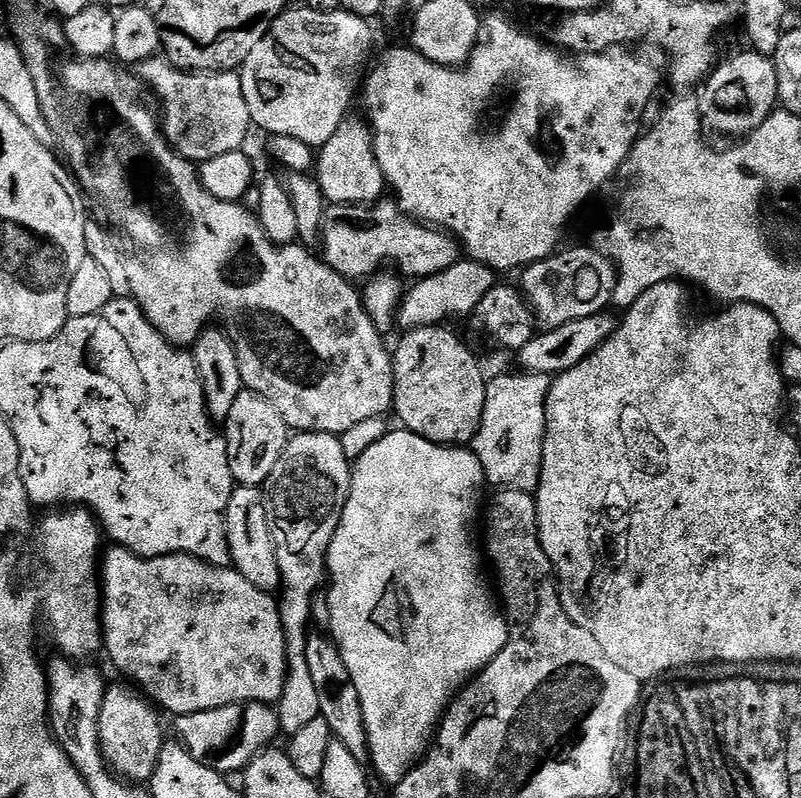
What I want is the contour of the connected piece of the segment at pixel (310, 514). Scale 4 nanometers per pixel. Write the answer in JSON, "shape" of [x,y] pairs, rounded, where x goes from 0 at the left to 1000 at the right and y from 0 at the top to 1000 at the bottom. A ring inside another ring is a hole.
{"shape":[[[376,541],[366,545],[361,550],[360,558],[352,564],[352,574],[347,574],[347,584],[342,584],[342,589],[337,594],[335,605],[332,608],[332,620],[330,624],[330,633],[332,634],[332,644],[337,654],[337,664],[342,674],[342,684],[347,694],[347,709],[350,711],[350,724],[352,728],[352,737],[355,742],[355,752],[348,753],[350,773],[352,774],[352,784],[355,786],[355,797],[357,798],[357,825],[360,826],[360,848],[357,850],[357,860],[355,861],[355,873],[347,878],[347,891],[350,895],[350,916],[358,920],[361,924],[372,920],[372,915],[380,914],[386,905],[401,901],[400,881],[397,880],[397,863],[392,860],[392,850],[387,845],[387,835],[382,832],[382,805],[387,796],[385,788],[385,776],[390,772],[390,742],[395,742],[400,737],[400,731],[406,731],[407,713],[409,711],[409,685],[414,682],[417,669],[424,658],[427,644],[432,639],[432,629],[437,624],[437,614],[439,613],[439,589],[441,578],[434,575],[434,570],[427,564],[427,554],[424,546],[413,541]]]}

